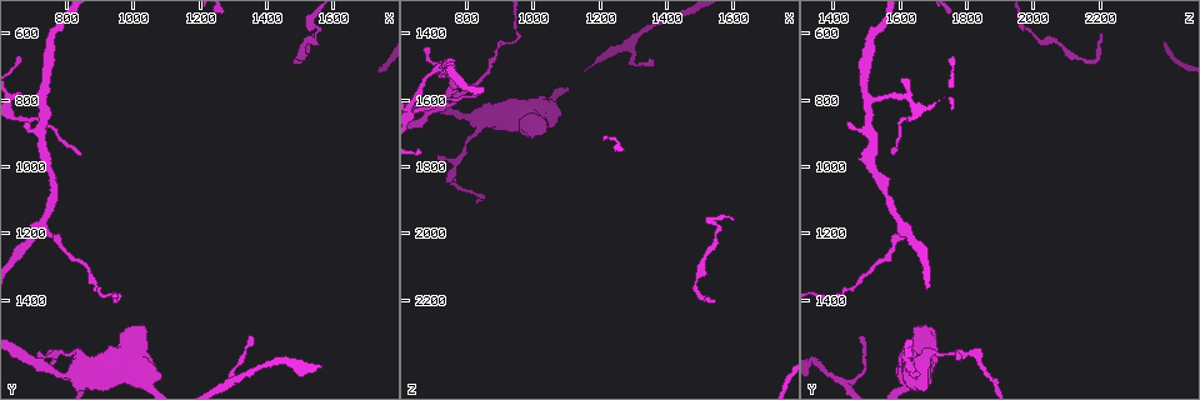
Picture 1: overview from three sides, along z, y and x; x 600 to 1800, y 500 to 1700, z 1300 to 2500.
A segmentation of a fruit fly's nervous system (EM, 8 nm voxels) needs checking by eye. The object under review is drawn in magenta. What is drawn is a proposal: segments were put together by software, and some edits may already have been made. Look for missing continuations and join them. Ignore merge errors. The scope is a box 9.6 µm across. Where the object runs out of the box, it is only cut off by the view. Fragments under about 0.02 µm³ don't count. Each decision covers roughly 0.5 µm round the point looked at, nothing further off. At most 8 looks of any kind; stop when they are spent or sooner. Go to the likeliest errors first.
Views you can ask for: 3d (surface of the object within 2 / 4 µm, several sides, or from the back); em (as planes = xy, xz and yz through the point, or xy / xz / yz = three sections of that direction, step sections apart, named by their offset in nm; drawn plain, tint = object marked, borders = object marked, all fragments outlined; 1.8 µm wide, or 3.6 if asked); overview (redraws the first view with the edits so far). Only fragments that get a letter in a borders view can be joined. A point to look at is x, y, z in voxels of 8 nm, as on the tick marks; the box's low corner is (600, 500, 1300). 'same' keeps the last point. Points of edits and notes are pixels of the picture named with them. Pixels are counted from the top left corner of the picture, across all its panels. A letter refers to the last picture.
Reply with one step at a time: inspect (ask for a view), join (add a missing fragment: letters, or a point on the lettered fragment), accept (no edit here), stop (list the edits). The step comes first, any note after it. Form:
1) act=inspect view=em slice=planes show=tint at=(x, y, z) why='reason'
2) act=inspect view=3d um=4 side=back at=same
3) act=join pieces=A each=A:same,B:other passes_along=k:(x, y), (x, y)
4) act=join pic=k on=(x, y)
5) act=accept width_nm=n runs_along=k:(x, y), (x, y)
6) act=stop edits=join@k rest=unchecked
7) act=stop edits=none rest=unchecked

act=inspect view=em slice=planes show=tint at=(720, 1570, 1760) why='free end'

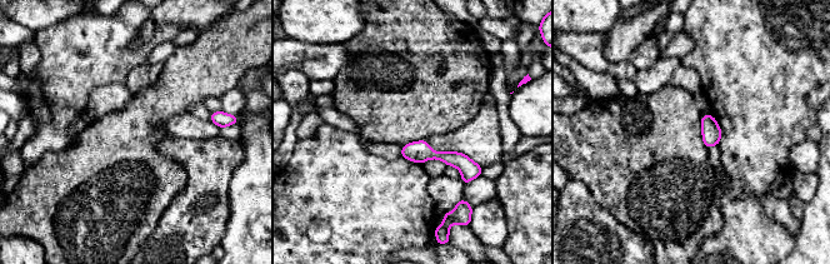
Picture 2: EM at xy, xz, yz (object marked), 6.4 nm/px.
act=inspect view=em slice=planes show=borders at=same why='what lies round it'

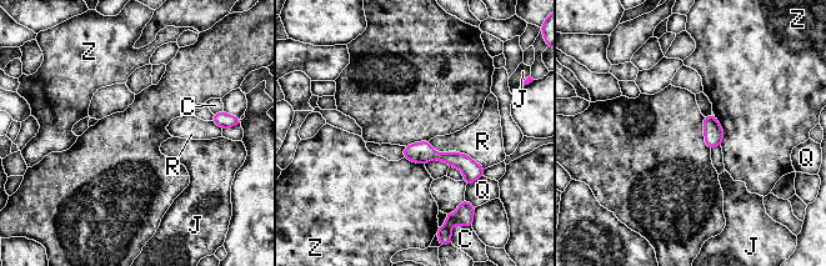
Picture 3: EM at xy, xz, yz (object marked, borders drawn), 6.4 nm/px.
act=accept width_nm=130 longest_contact=R:220nm each=C:other,J:other,Q:other,R:other,Z:other found='no lettered fragment goes on from it'

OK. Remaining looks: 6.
act=inspect view=em slice=xy step=16 show=borders at=(680, 870, 1440) why='an open end'

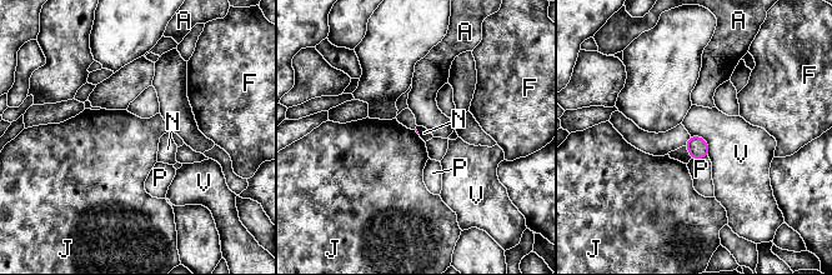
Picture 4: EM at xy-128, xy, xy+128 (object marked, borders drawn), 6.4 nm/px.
act=inspect view=em slice=planes show=borders at=same why='cut it another way'

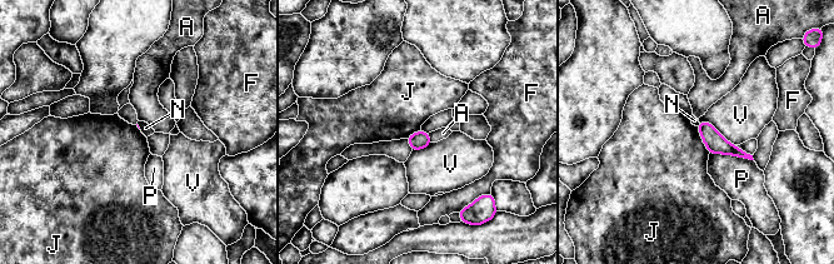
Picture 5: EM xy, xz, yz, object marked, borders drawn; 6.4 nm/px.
act=accept each=A:other,F:other,J:other,N:other,P:other,V:other border=5:(697, 126), (709, 153) found='none of them fits'

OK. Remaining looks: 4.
act=inspect view=3d um=4 at=(1340, 1520, 1480) why='free end'

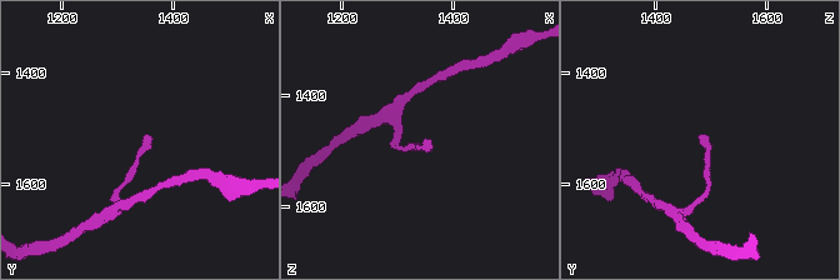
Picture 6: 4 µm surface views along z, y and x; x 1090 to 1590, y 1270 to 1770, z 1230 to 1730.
act=inspect view=em slice=planes show=borders at=(1345, 1510, 1475) why='now the EM'

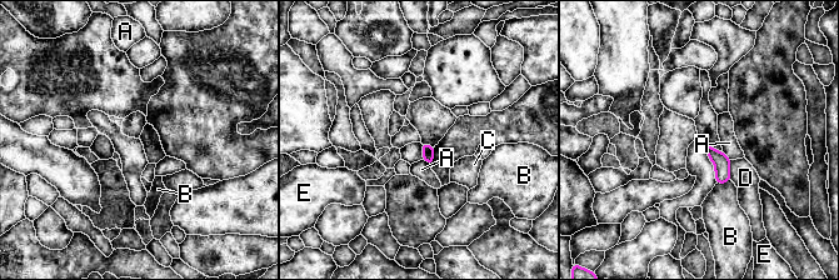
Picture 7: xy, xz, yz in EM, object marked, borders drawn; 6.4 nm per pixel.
act=accept each=A:other,B:other,C:other,D:other,E:other border=7:(722, 151), (730, 159) found='no lettered fragment goes on from it'

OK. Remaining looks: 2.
act=stop edits=none rest=unchecked

